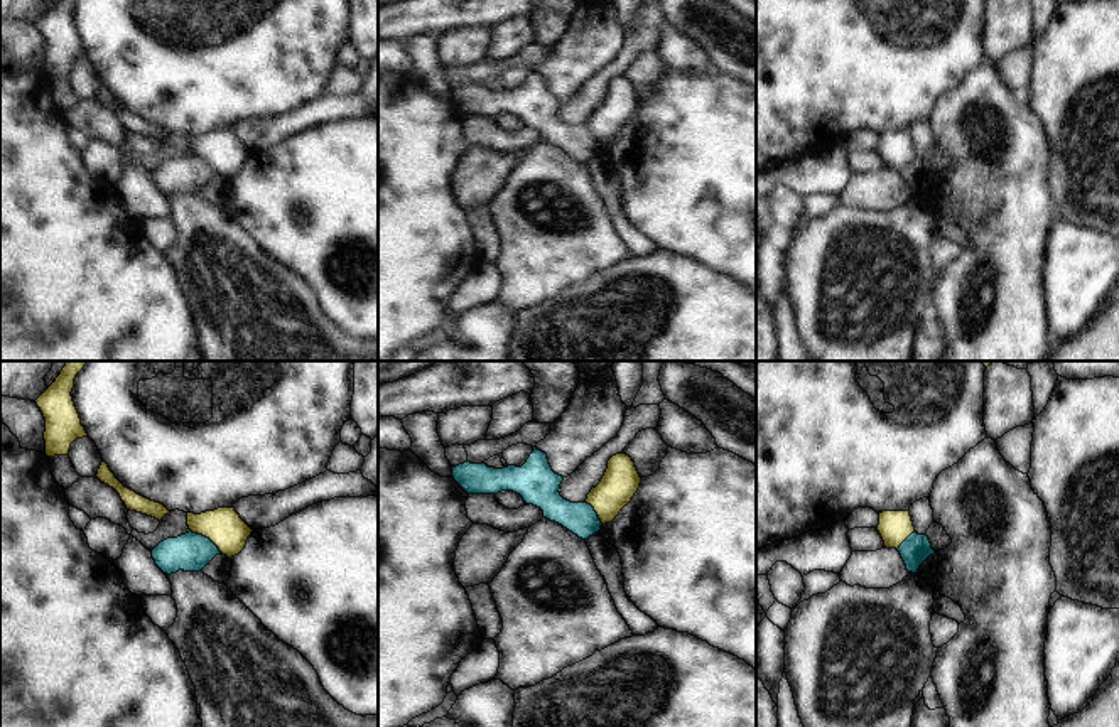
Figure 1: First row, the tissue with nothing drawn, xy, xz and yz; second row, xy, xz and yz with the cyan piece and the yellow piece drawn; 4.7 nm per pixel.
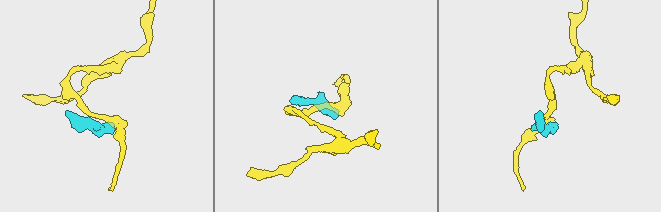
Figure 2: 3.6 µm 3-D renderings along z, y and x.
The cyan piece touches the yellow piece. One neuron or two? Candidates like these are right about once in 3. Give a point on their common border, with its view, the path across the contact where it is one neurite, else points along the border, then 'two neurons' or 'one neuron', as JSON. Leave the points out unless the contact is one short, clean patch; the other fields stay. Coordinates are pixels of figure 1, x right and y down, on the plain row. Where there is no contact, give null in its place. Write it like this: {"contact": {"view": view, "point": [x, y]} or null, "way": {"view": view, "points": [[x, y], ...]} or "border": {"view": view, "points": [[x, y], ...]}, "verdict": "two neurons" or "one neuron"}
{"contact": {"view": "xy", "point": [205, 159]}, "border": {"view": "xy", "points": [[191, 152], [205, 157], [221, 174]]}, "verdict": "two neurons"}

